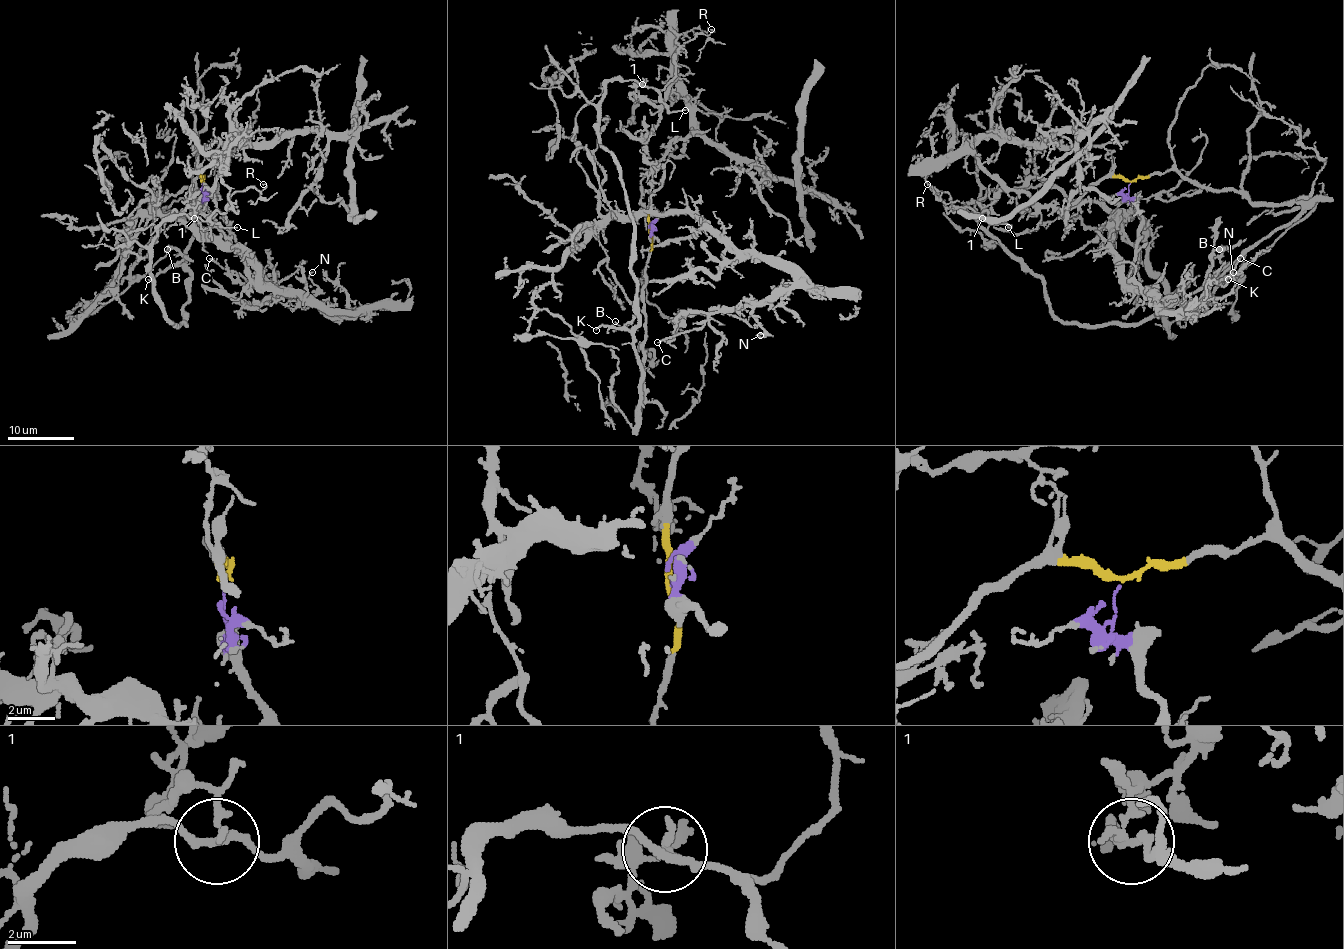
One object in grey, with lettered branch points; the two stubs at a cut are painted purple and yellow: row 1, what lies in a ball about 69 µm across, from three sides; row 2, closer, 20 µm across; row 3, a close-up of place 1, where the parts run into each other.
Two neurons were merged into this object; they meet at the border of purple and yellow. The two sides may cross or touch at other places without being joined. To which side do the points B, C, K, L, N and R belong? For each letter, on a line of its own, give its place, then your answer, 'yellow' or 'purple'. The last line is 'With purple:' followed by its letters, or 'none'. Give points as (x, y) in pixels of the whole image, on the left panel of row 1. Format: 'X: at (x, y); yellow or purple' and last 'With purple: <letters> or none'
B: at (167, 249); yellow
C: at (209, 258); purple
K: at (148, 279); yellow
L: at (237, 227); yellow
N: at (312, 272); purple
R: at (263, 184); yellow
With purple: C, N

